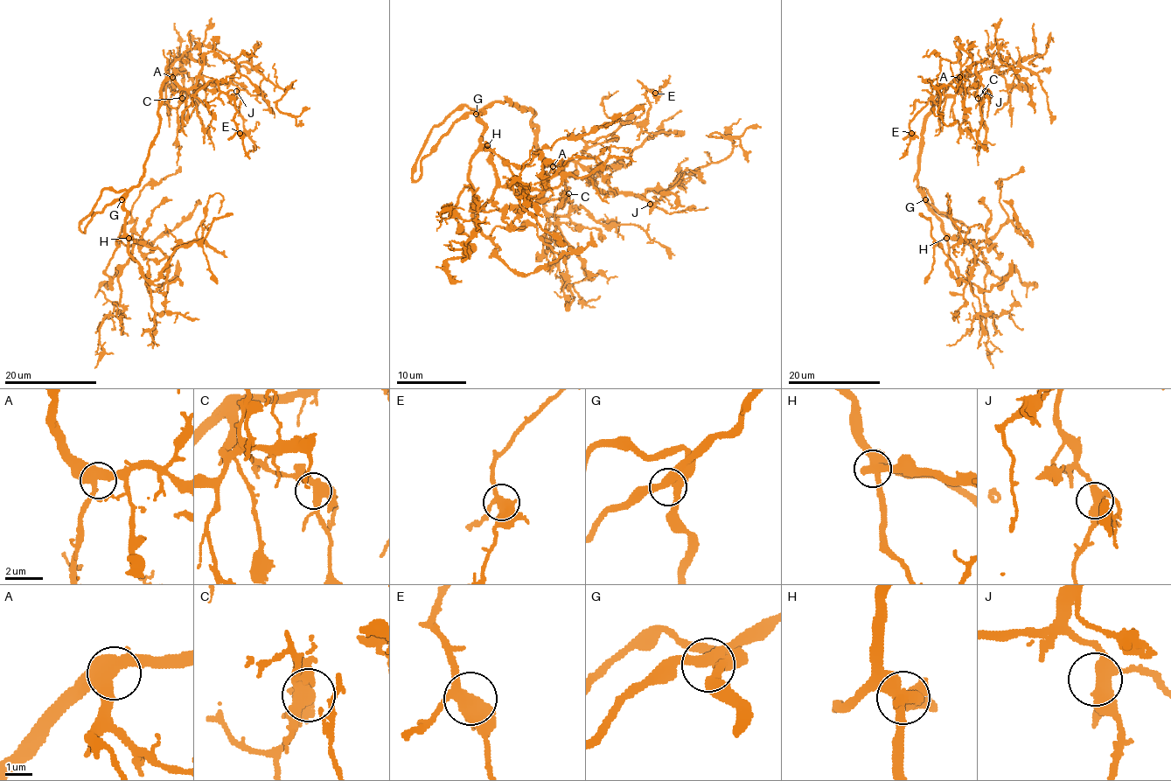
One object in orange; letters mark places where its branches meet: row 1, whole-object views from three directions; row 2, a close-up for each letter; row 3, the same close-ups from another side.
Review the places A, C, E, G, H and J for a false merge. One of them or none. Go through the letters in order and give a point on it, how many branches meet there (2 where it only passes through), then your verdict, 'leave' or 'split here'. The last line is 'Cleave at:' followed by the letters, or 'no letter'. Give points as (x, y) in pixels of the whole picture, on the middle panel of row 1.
A: at (553, 166); 3 branches meet; leave
C: at (568, 193); 3 branches meet; leave
E: at (655, 93); 3 branches meet; leave
G: at (476, 114); 3 branches meet; leave
H: at (487, 145); 3 branches meet; split here
J: at (650, 204); 3 branches meet; leave
Cleave at: H

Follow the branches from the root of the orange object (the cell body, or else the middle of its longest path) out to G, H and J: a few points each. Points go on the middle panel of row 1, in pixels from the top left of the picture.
G: (530, 110), (523, 110), (516, 103), (491, 101), (476, 114)
H: (530, 110), (507, 101), (488, 103), (479, 112), (481, 142), (486, 145)
J: (530, 110), (533, 114), (535, 149), (544, 157), (556, 163), (579, 163), (604, 192), (641, 195), (650, 204)

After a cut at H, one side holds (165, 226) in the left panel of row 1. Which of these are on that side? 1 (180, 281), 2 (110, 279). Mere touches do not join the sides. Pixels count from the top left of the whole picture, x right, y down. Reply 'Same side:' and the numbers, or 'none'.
Same side: 1

